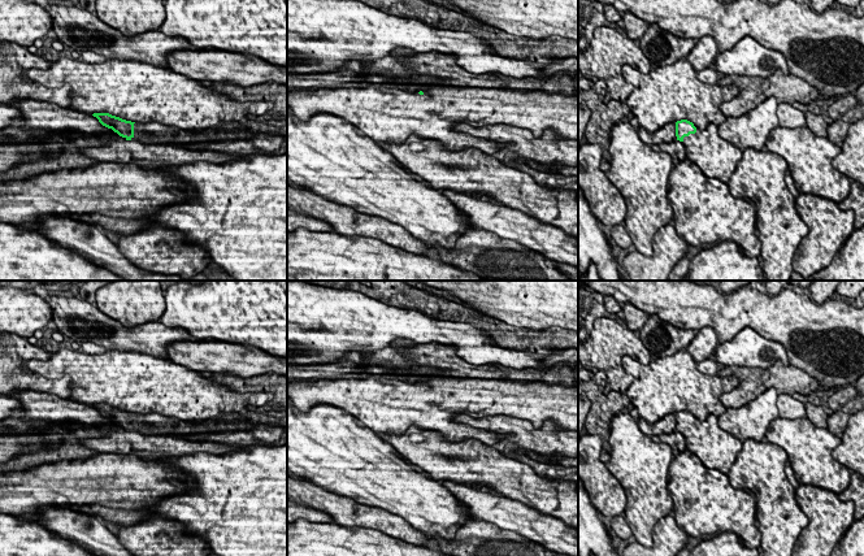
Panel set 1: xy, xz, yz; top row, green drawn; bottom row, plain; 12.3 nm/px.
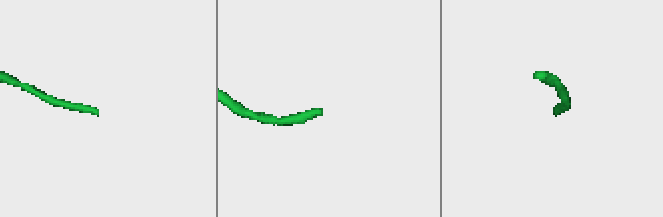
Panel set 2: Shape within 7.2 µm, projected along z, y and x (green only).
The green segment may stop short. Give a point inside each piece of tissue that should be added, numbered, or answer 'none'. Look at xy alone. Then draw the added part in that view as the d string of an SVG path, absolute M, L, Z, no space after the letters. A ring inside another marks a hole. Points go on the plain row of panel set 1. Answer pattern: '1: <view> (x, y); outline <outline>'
1: xy (150, 424); outline M159 413L134 414L134 427L131 431L142 434L161 434L161 435L190 435L196 433L216 433L227 430L249 430L255 425L265 423L287 427L287 414L278 420L262 413L248 413L243 423L225 423L220 420L208 420L201 423L194 421L182 421L173 417L161 416Z

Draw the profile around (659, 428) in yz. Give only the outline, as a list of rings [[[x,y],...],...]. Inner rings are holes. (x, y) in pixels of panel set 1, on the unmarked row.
[[[639,417],[638,426],[639,426],[641,431],[648,436],[670,434],[673,431],[672,427],[669,427],[667,425],[664,418],[651,425]]]

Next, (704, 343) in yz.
[[[705,326],[696,331],[686,351],[691,355],[695,362],[700,362],[709,359],[709,356],[715,353],[717,346],[718,338],[715,329]]]

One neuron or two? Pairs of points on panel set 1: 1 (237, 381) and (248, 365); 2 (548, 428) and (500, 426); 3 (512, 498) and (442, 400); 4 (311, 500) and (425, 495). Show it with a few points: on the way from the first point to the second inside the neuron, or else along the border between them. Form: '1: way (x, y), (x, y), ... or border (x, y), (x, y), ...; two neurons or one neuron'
1: border (270, 372), (248, 377), (216, 376); two neurons
2: way (537, 433), (519, 433), (512, 428); one neuron
3: border (439, 431), (448, 441), (478, 439), (490, 446); two neurons
4: border (322, 487), (359, 503), (380, 508); two neurons

